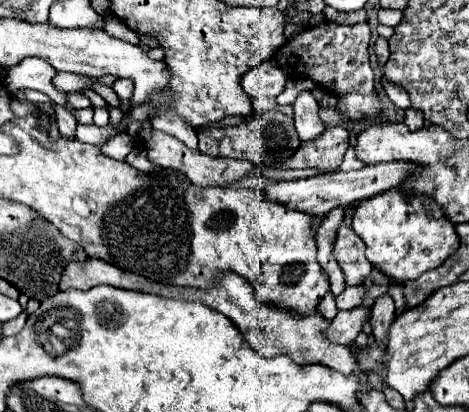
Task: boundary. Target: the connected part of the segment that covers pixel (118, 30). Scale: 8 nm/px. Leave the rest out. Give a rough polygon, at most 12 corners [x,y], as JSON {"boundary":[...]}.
{"boundary":[[104,16],[110,36],[140,44],[138,34],[116,16]]}

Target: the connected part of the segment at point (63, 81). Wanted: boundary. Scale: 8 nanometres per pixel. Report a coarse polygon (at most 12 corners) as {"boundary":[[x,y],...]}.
{"boundary":[[57,72],[52,82],[65,93],[80,92],[95,83],[113,86],[113,75],[101,78]]}

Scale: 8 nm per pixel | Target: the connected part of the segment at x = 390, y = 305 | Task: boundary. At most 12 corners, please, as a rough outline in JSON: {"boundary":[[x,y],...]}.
{"boundary":[[376,298],[372,306],[372,334],[386,344],[394,320],[394,300]]}

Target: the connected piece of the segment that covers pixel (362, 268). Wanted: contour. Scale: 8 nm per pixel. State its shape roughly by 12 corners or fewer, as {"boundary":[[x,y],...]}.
{"boundary":[[344,222],[336,230],[334,258],[346,286],[372,270],[364,242]]}

